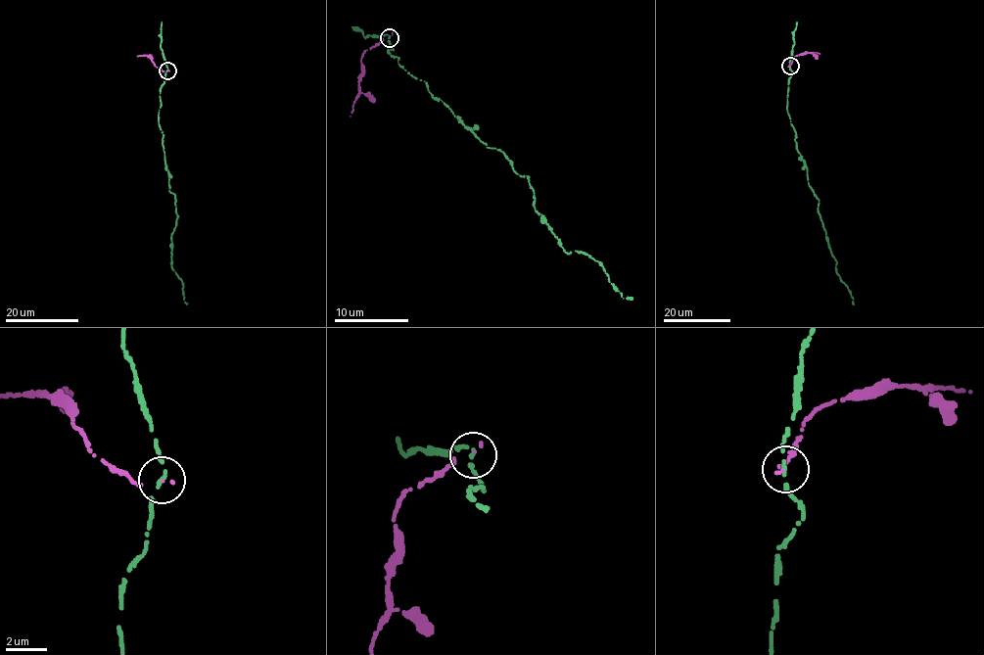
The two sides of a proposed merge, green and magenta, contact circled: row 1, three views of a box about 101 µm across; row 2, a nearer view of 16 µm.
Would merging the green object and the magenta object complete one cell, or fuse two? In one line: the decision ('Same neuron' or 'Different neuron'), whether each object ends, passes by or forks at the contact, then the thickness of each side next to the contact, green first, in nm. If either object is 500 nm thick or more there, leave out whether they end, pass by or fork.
Different neuron. At the ring green passes by. At the ring magenta ends. Thickness 130 nm (green) against 70 nm

